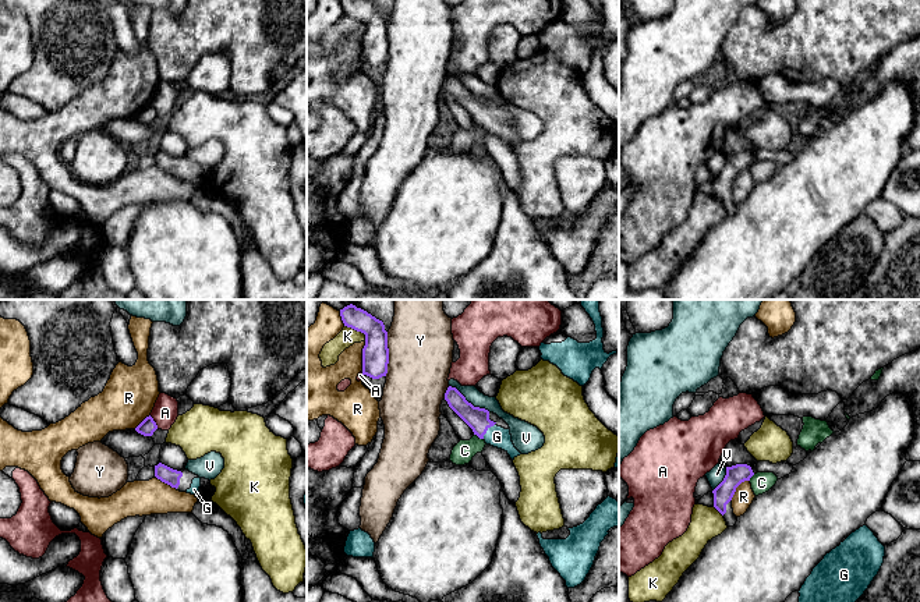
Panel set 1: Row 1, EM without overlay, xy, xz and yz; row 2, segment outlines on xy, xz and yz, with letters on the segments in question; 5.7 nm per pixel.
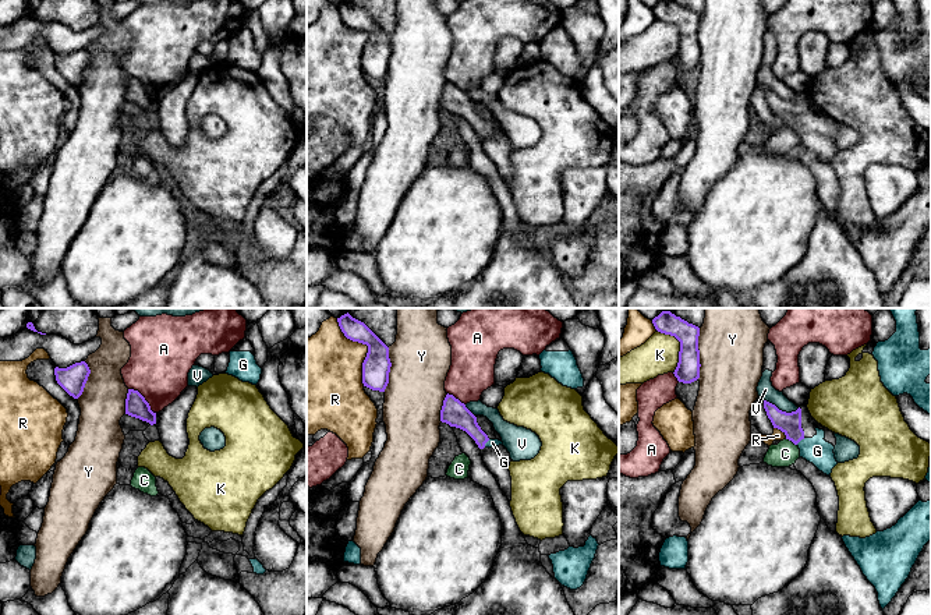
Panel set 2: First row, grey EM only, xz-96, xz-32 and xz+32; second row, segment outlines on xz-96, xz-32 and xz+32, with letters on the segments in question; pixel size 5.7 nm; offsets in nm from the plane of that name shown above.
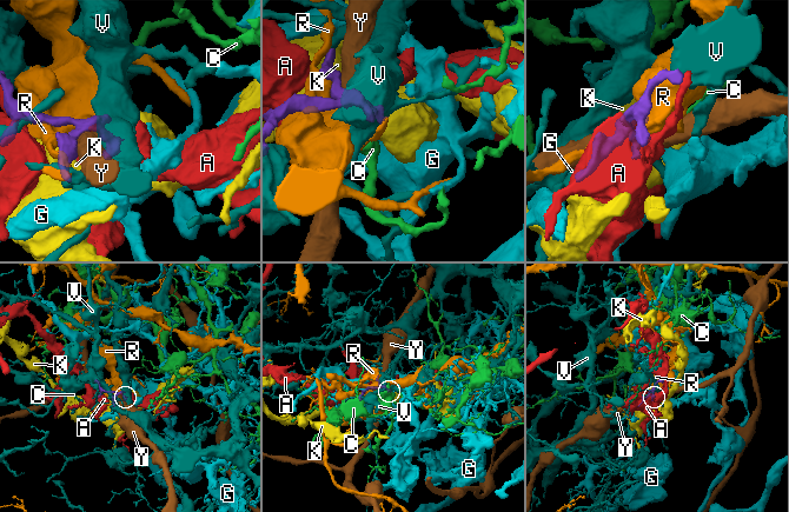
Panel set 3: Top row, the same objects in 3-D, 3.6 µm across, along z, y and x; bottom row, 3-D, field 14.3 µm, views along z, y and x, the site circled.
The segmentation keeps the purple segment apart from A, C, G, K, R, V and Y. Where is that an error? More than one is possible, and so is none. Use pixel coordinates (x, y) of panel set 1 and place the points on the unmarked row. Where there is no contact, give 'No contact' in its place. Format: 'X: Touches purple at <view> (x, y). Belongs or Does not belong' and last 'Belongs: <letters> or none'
A: Touches purple at xy (155, 110). Does not belong
C: Touches purple at xz (478, 124). Does not belong
G: Touches purple at xz (487, 117). Belongs
K: Touches purple at xz (357, 18). Does not belong
R: Touches purple at xz (363, 45). Does not belong
V: Touches purple at xz (470, 91). Does not belong
Y: Touches purple at xz (388, 42). Does not belong
Belongs: G

